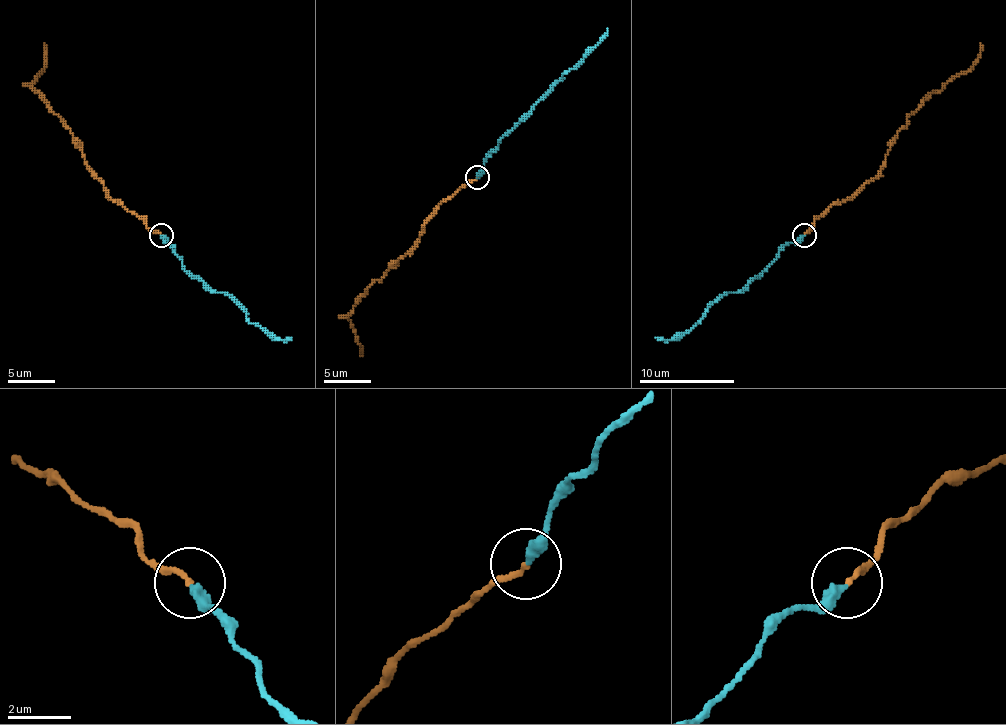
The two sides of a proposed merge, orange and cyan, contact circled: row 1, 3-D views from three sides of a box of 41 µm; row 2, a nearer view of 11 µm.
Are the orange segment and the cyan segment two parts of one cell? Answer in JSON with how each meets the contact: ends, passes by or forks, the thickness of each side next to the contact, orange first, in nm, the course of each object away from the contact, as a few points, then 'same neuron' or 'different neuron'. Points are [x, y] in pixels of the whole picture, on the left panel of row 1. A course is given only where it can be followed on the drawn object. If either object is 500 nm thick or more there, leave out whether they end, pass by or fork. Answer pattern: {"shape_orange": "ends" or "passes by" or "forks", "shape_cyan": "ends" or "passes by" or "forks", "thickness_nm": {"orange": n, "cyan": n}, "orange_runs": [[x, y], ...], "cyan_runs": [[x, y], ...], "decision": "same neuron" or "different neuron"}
{"shape_orange": "ends", "shape_cyan": "ends", "thickness_nm": {"orange": 170, "cyan": 360}, "orange_runs": [[160, 235], [115, 202], [92, 174], [80, 143], [37, 93], [32, 83], [44, 67], [44, 43]], "cyan_runs": [[160, 235], [182, 266], [213, 292], [227, 292], [251, 323], [282, 340], [291, 337]], "decision": "same neuron"}

